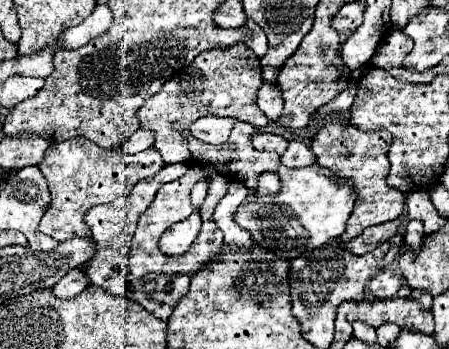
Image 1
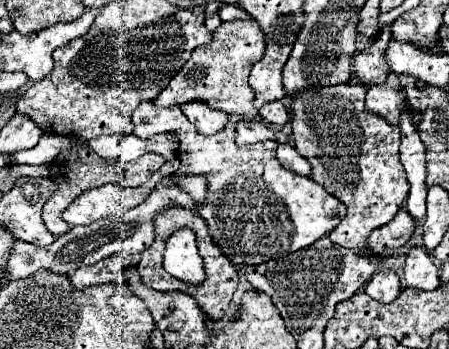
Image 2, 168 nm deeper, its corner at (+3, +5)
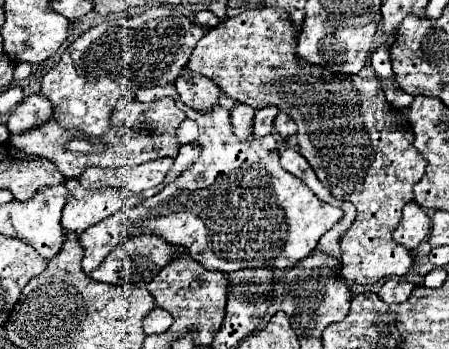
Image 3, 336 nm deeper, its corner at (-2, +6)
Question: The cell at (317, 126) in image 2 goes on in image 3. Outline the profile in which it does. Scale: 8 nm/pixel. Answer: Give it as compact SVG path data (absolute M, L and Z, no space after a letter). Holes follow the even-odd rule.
M248 9L232 19L220 21L218 27L206 31L206 35L194 47L186 69L204 73L214 81L222 93L238 103L246 103L254 109L266 105L278 105L298 125L298 147L310 167L316 171L320 183L330 189L340 201L350 201L356 207L354 225L342 235L342 277L350 283L376 283L386 275L406 275L412 267L412 255L406 247L392 241L402 207L414 199L412 187L422 179L426 161L414 147L414 133L404 115L400 115L388 101L370 65L356 75L328 73L316 65L296 59L298 31L292 27L286 11L282 9Z

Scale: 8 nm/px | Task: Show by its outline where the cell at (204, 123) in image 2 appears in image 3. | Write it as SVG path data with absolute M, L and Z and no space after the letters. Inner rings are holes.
M184 69L174 85L180 101L198 113L210 113L210 109L218 105L220 89L200 73L190 73Z

